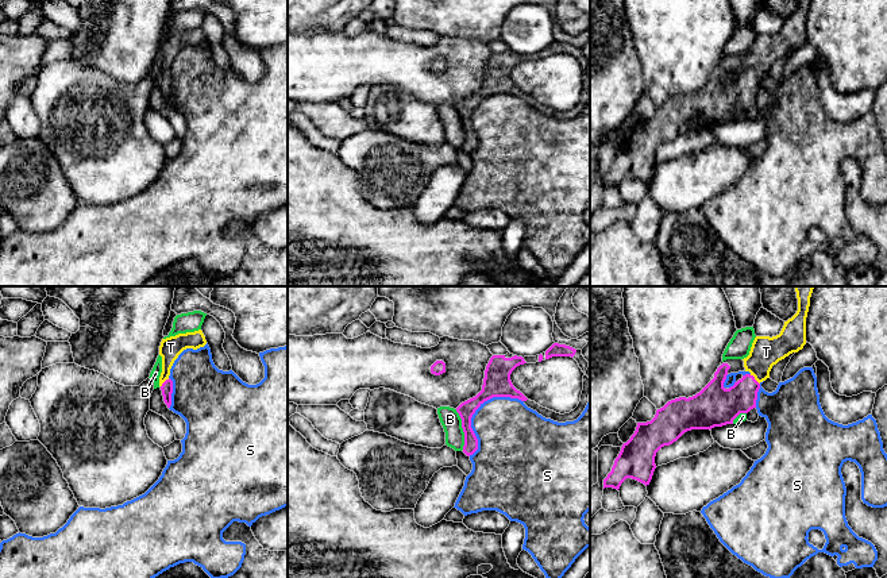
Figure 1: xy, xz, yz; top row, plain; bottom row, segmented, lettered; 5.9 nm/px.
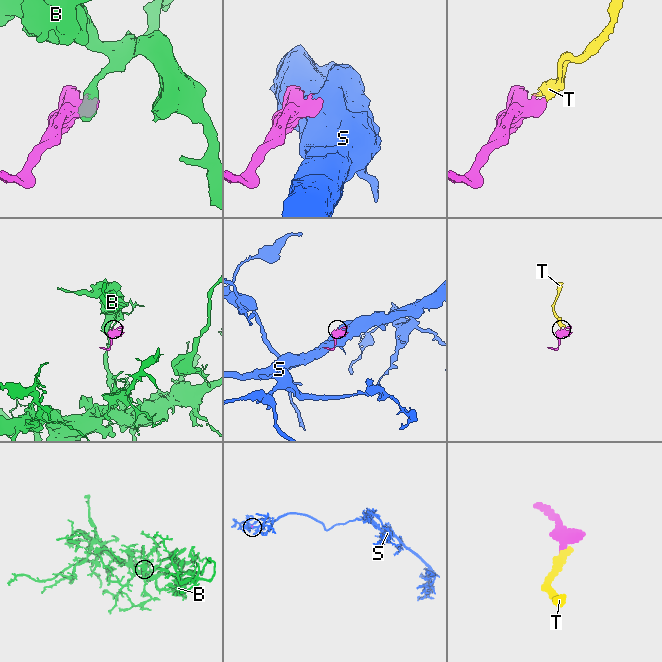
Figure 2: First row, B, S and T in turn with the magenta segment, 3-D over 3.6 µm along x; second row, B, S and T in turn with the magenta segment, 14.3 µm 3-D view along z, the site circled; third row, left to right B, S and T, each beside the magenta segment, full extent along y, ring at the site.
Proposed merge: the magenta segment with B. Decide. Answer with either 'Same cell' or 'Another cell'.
Another cell

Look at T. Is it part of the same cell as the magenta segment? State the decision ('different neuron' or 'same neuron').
same neuron

